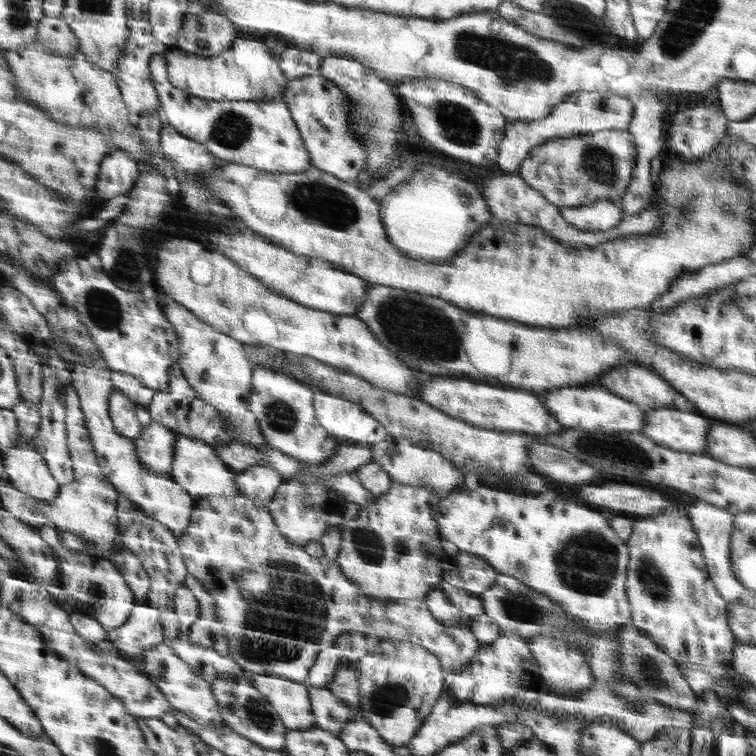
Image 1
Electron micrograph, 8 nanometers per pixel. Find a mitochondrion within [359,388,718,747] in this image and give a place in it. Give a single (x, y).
(587, 562)

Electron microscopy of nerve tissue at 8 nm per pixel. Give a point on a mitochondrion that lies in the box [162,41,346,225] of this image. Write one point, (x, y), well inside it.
(232, 130)

